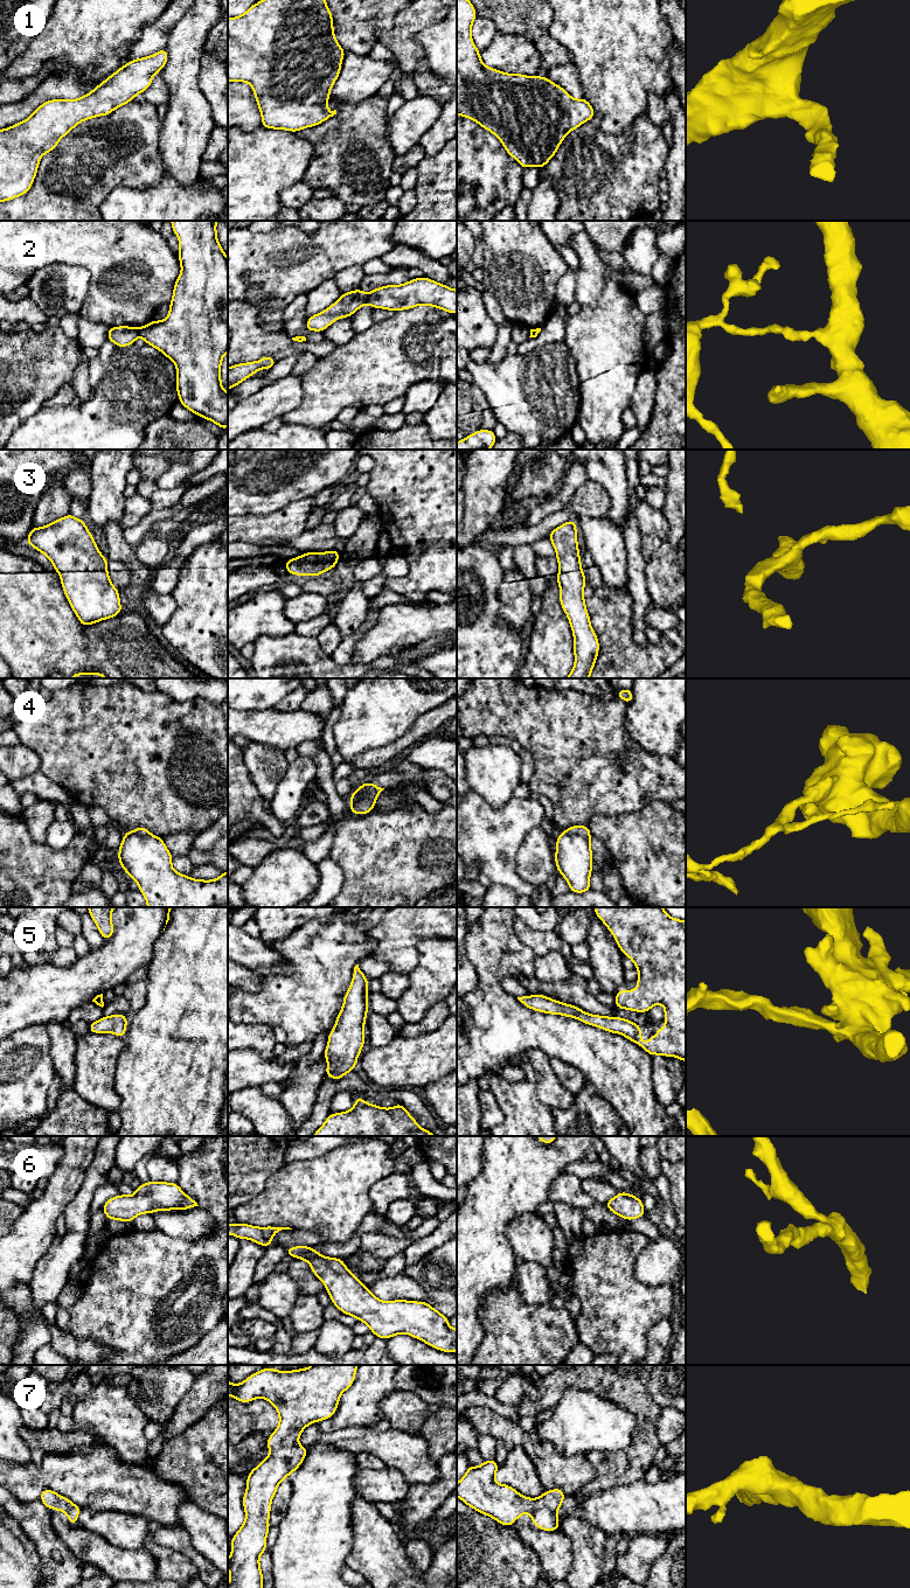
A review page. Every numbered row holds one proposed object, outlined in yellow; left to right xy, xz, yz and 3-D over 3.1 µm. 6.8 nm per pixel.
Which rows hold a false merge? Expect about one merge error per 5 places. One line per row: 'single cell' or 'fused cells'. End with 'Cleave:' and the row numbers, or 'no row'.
1: single cell
2: fused cells
3: single cell
4: fused cells
5: single cell
6: single cell
7: single cell
Cleave: 2, 4

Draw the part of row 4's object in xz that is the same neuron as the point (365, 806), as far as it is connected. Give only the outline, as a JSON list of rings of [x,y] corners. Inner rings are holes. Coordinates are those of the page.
[[[373,788],[369,792],[367,798],[362,799],[357,802],[352,802],[350,808],[349,808],[350,813],[362,815],[362,814],[368,814],[368,813],[373,812],[374,807],[373,807],[371,800],[376,794],[377,794],[377,789]]]

